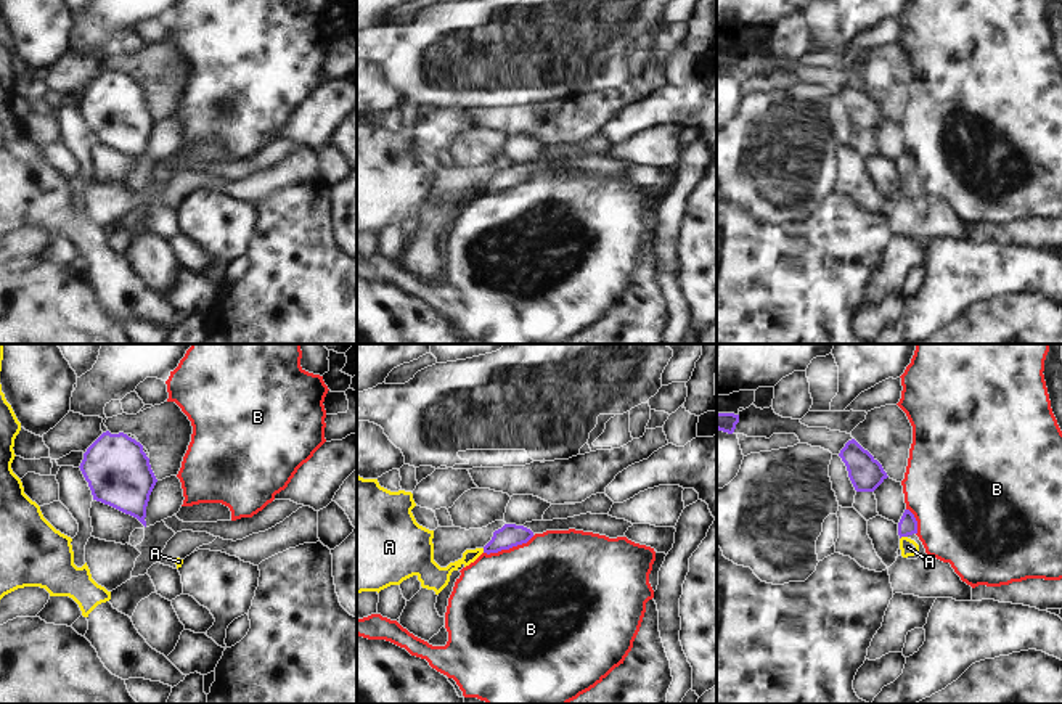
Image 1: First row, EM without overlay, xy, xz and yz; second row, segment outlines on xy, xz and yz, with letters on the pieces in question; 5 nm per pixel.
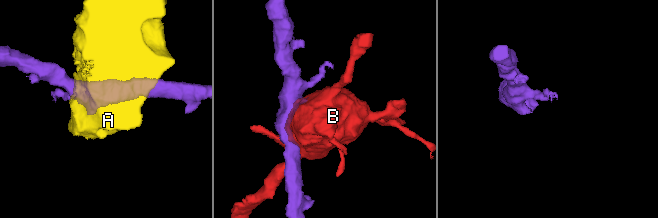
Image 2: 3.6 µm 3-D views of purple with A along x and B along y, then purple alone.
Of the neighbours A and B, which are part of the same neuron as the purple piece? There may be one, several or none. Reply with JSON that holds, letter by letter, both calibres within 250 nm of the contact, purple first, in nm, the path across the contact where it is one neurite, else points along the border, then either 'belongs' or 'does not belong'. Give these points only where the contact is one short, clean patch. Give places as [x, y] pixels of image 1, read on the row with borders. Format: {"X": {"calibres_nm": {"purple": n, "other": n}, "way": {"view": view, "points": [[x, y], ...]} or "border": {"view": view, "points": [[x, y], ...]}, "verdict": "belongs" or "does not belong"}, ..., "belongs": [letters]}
{"A": {"calibres_nm": {"purple": 90, "other": 90}, "border": {"view": "yz", "points": [[906, 536], [900, 539]]}, "verdict": "does not belong"}, "B": {"calibres_nm": {"purple": 120, "other": 500}, "verdict": "does not belong"}, "belongs": []}

